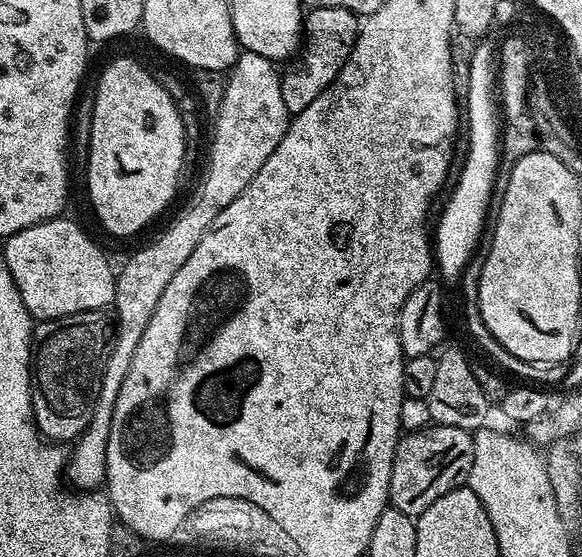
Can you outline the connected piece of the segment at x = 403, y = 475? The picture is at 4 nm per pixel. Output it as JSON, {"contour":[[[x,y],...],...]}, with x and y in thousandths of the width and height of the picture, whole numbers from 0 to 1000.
{"contour":[[[753,759],[696,777],[680,799],[677,829],[672,833],[667,874],[672,910],[711,930],[759,887],[799,871],[808,837],[813,835],[811,785],[802,770]]]}

